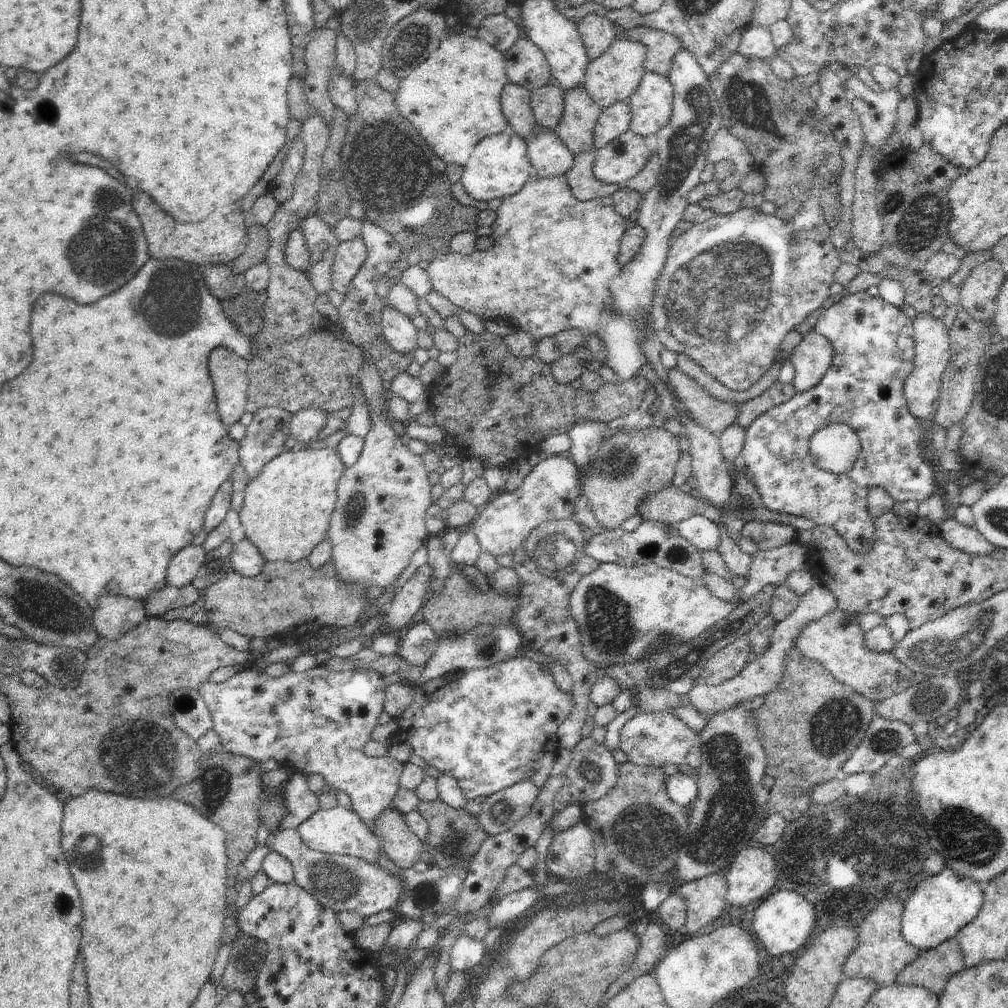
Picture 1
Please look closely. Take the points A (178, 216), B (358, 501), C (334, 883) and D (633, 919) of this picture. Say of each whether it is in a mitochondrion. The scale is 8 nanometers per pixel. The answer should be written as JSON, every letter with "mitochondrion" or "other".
{"A":"other","B":"mitochondrion","C":"mitochondrion","D":"other"}

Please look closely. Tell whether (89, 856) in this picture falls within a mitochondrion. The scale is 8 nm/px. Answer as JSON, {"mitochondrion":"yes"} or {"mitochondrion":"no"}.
{"mitochondrion":"yes"}

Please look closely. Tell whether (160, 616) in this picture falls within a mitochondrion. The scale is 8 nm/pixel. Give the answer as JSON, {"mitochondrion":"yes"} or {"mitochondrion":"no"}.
{"mitochondrion":"no"}

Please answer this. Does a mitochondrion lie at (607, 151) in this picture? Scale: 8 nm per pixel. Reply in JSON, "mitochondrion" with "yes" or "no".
{"mitochondrion":"no"}

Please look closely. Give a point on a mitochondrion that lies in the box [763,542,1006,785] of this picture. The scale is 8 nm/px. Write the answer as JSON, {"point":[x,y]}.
{"point":[836,723]}

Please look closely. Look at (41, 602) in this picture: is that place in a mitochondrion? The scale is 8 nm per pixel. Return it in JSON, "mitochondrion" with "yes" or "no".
{"mitochondrion":"yes"}

